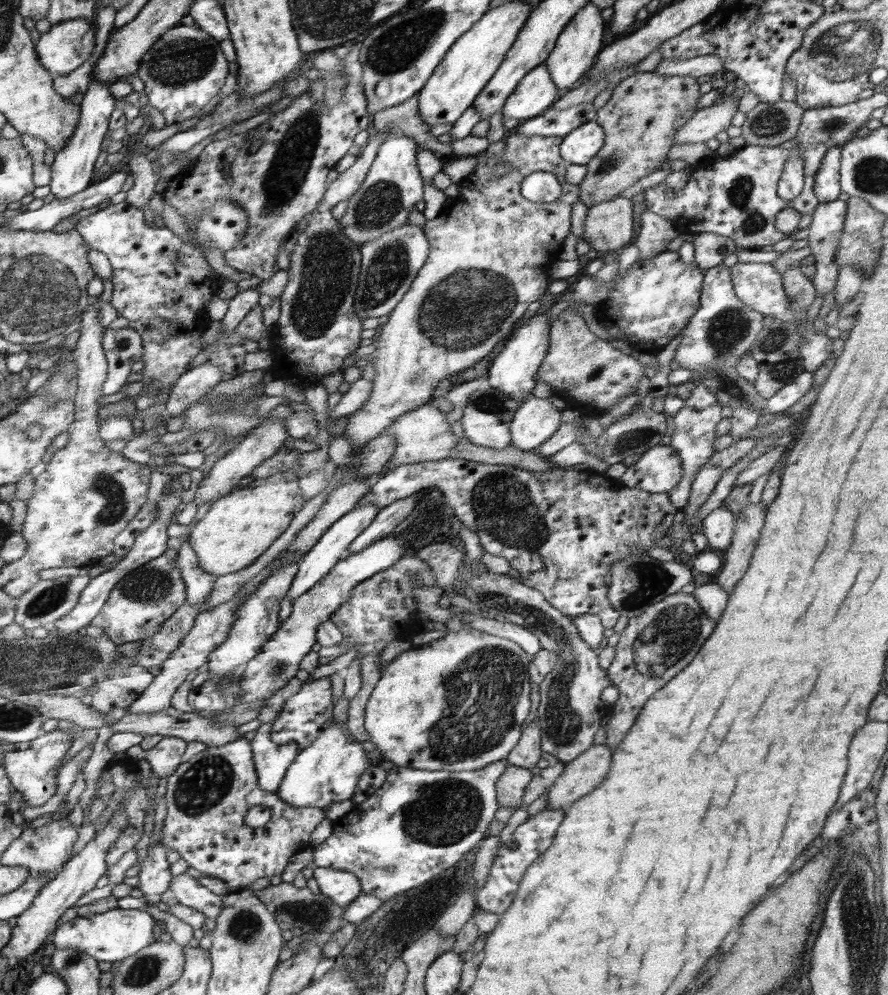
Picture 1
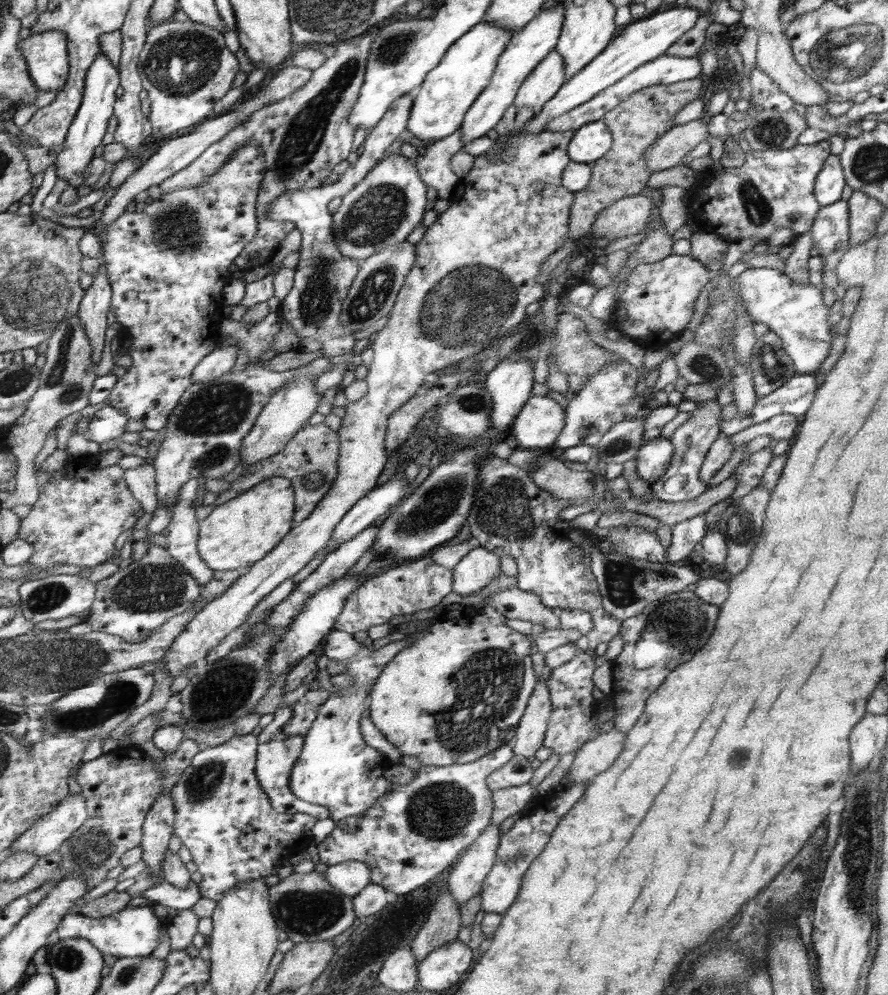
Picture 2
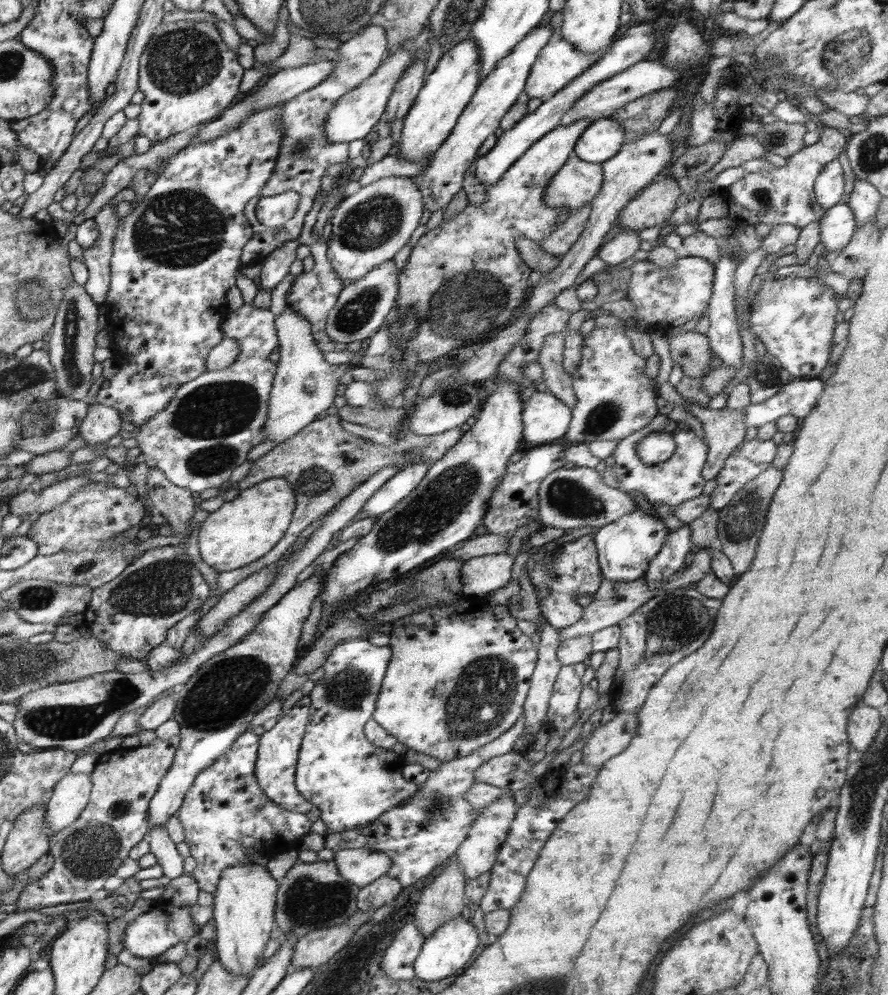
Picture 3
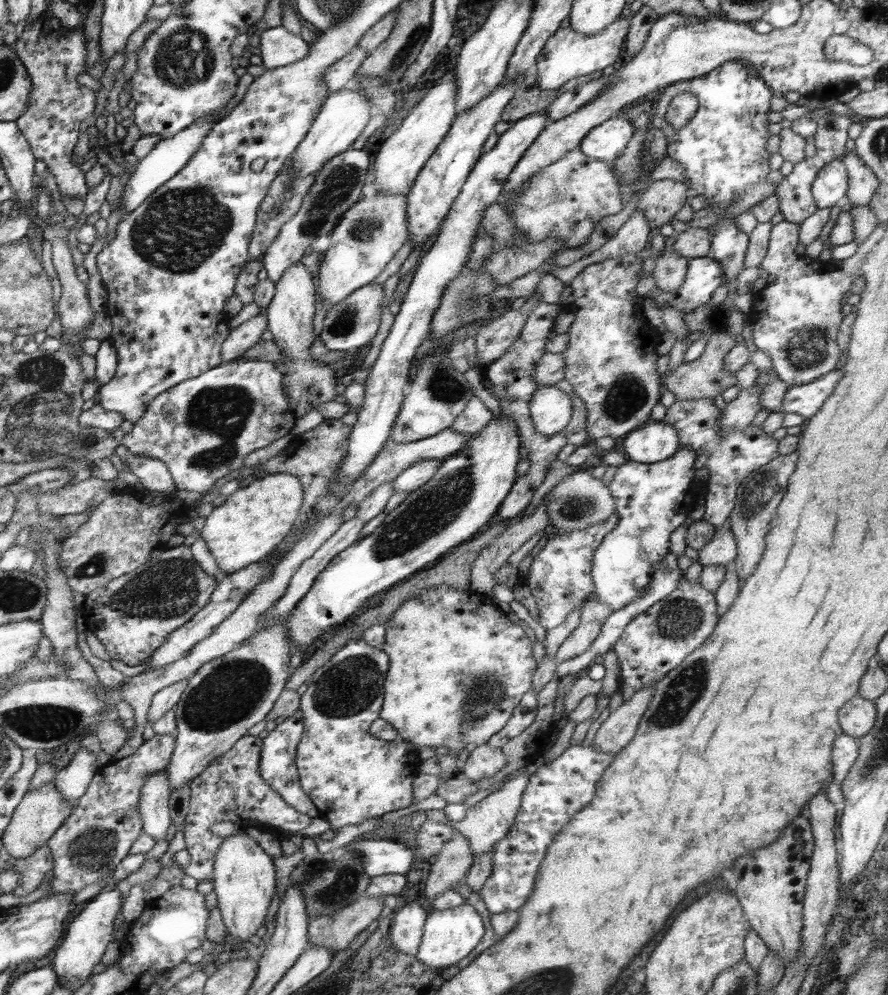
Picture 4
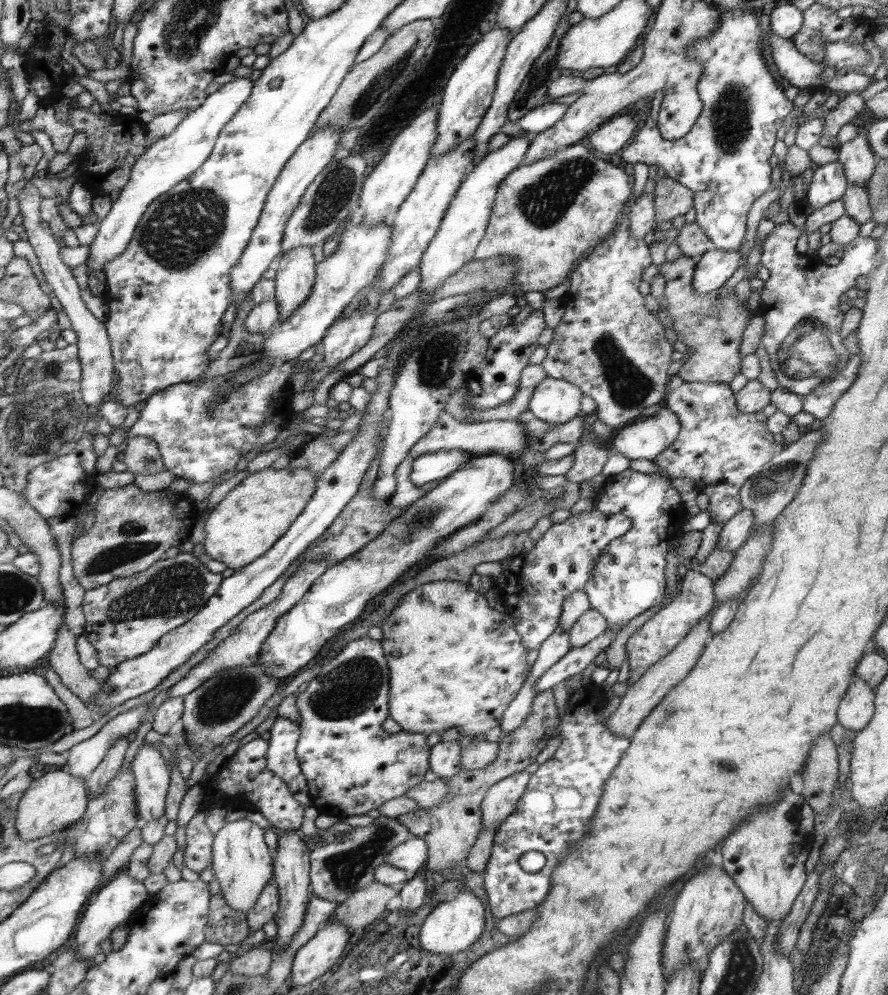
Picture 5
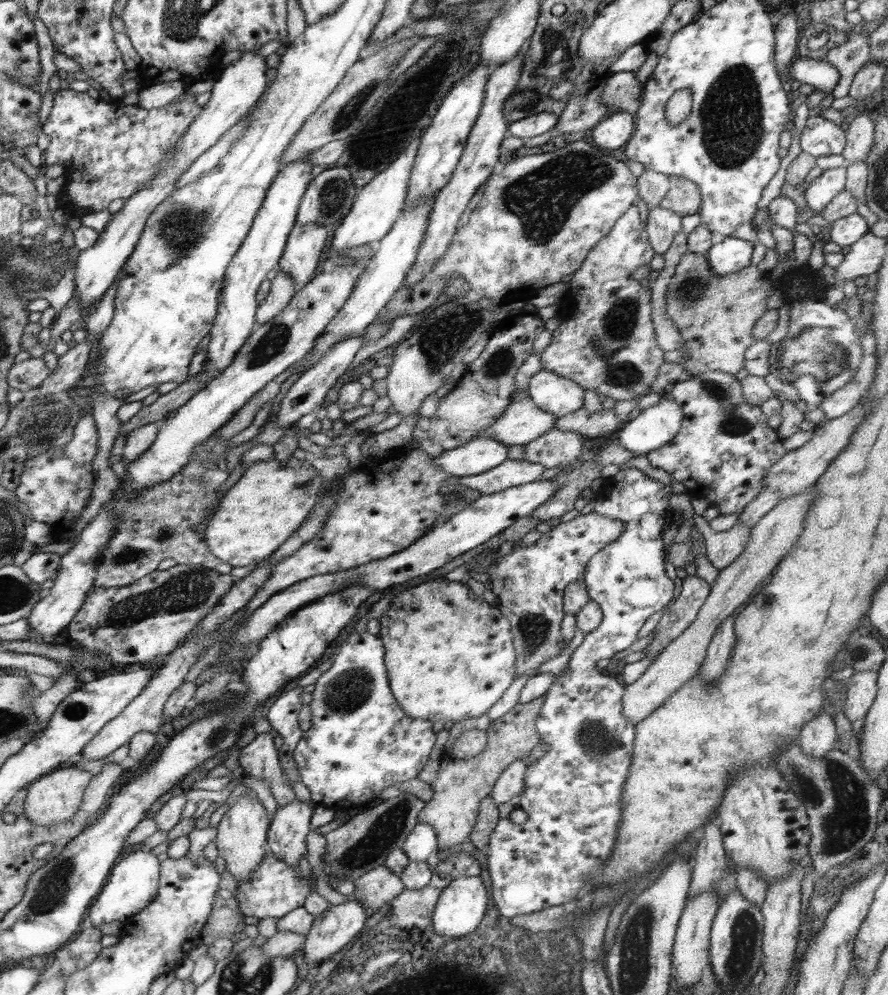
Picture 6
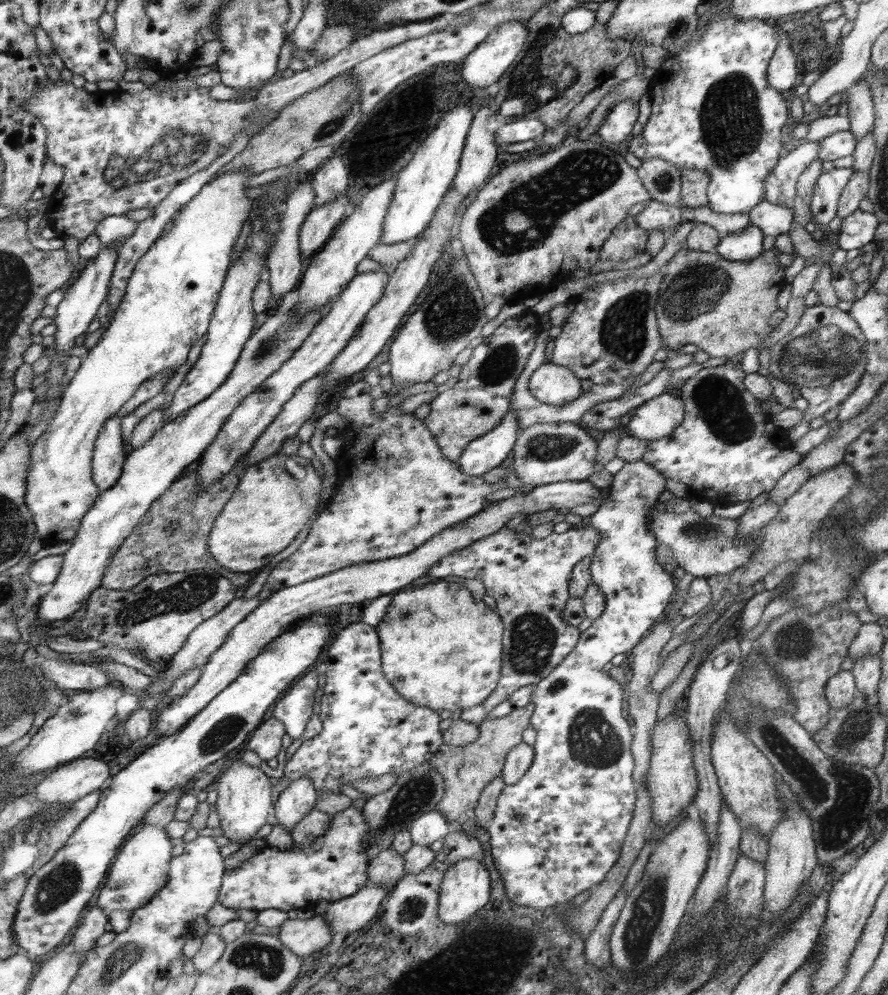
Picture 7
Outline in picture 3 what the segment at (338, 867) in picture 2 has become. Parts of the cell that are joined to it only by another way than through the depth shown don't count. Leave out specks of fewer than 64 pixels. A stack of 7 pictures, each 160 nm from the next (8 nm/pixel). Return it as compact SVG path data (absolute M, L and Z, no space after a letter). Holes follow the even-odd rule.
M346 848L335 853L334 861L340 869L342 879L363 888L385 876L391 858L385 852L373 848Z

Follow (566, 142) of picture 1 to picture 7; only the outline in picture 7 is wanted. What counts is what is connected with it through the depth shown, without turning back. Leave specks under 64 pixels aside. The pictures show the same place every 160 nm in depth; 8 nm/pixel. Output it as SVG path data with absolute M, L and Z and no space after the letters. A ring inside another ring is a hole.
M627 98L616 104L606 115L602 126L596 132L596 139L607 142L613 147L632 136L632 127L639 115L639 103Z

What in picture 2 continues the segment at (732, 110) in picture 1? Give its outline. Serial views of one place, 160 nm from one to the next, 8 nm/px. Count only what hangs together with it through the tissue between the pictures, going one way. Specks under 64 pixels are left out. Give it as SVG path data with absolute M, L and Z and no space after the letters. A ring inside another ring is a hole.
M700 117L681 125L674 125L672 130L658 137L645 152L649 169L656 172L680 164L681 158L709 137L708 123Z

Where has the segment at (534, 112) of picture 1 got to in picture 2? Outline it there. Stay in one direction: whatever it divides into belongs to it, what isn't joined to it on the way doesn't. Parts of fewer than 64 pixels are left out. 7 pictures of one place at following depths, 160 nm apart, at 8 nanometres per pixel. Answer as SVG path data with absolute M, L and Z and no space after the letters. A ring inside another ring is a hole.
M555 48L553 53L526 78L513 105L517 109L532 108L535 112L540 111L565 84L566 76L566 60L562 59L561 52Z

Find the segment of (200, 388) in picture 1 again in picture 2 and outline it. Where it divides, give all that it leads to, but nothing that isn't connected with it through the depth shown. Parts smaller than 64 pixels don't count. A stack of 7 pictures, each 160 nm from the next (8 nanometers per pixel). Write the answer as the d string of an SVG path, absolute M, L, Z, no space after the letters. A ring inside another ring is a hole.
M223 346L212 354L207 354L193 370L192 384L211 382L231 372L236 360L236 346Z

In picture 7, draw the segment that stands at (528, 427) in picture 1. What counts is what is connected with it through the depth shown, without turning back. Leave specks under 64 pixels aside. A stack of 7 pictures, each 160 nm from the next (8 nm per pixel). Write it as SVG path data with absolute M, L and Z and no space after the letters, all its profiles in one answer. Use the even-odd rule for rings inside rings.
M550 362L531 373L529 389L539 402L556 407L576 401L582 394L580 378L573 370Z

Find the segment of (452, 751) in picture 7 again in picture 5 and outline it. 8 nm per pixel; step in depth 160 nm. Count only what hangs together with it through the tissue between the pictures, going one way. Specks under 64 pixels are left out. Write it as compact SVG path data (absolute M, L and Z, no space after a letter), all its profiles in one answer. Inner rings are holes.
M552 689L543 690L534 697L532 712L526 718L520 728L516 728L508 734L500 737L499 751L496 760L478 770L462 769L458 774L450 778L443 778L450 787L450 792L445 799L430 808L418 806L409 813L399 816L400 822L408 827L409 831L426 841L427 859L423 871L430 876L433 873L441 873L444 868L452 868L463 864L473 846L477 842L483 828L482 802L490 788L512 776L521 773L527 766L536 762L536 756L544 750L548 740L555 736L559 726L558 708Z

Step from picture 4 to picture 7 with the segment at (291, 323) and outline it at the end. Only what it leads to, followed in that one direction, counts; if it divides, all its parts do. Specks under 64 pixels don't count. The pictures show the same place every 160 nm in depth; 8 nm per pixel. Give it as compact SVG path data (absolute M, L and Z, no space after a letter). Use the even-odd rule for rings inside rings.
M341 194L336 201L314 207L308 213L299 230L299 249L304 260L308 261L308 256L314 256L329 241L346 217L344 211L349 204L348 195Z

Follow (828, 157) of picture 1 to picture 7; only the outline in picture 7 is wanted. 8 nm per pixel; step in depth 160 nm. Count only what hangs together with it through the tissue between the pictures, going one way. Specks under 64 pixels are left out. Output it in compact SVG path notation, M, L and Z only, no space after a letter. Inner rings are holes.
M834 167L832 170L822 173L815 182L810 213L816 217L818 223L824 225L821 230L825 238L827 225L837 216L840 196L854 173L855 171L851 168Z

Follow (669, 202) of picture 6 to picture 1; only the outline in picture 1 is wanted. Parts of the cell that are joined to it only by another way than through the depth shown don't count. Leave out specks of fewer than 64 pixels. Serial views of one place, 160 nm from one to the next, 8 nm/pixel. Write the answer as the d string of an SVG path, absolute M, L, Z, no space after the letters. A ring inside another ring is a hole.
M618 196L615 200L588 208L581 240L588 242L592 250L618 252L618 248L626 246L632 240L632 234L634 234L632 228L634 228L632 200Z

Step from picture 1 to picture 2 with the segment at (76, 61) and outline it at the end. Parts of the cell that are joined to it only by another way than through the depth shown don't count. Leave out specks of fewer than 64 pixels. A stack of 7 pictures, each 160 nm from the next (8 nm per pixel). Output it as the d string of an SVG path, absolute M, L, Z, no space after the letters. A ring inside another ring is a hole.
M65 32L31 34L21 42L21 54L39 94L64 88L69 76L69 41Z

